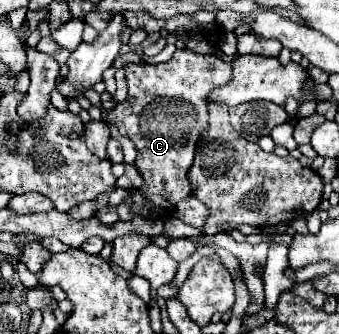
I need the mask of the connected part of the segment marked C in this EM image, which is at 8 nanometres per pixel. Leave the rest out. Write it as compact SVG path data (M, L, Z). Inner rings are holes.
M176 50L172 60L166 64L126 64L126 80L128 80L128 100L118 104L114 110L106 112L104 118L116 122L122 136L128 136L138 150L138 158L134 166L138 168L140 176L144 178L144 184L140 188L146 204L150 202L154 208L172 212L182 198L192 196L192 186L188 182L188 168L194 160L194 148L200 138L200 132L208 126L208 94L230 82L232 78L232 66L224 62L218 56L208 54L196 54L192 50Z

